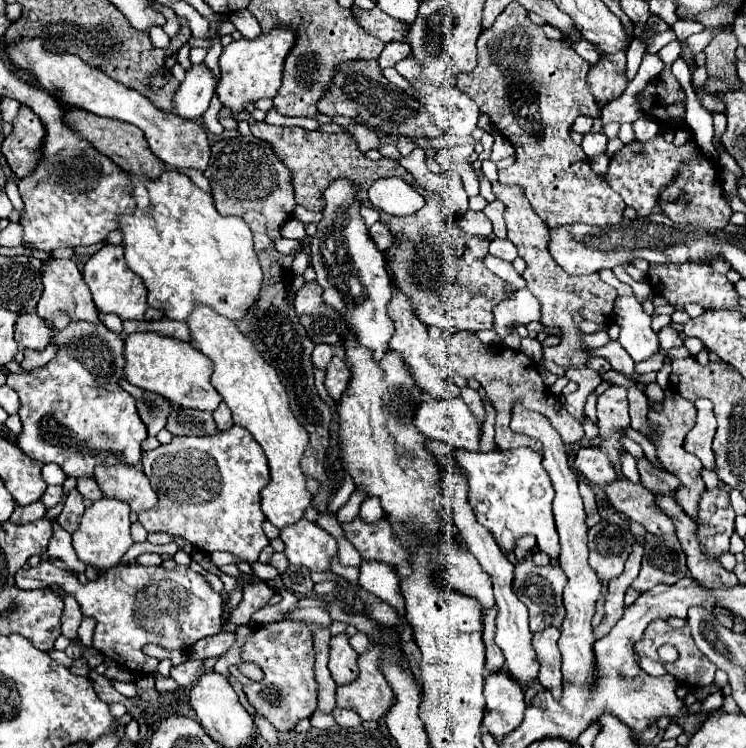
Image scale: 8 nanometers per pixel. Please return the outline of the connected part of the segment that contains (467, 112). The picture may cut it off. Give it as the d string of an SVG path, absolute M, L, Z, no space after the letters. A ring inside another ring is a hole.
M414 54L406 56L404 60L394 64L396 72L400 72L412 86L412 90L416 90L420 102L424 104L424 108L428 110L432 122L436 126L440 126L442 132L446 134L456 134L456 136L470 136L476 130L476 122L480 116L478 106L472 102L472 98L468 98L468 94L456 90L456 88L448 88L448 86L440 86L440 84L432 84L432 82L420 82L420 64L416 62Z

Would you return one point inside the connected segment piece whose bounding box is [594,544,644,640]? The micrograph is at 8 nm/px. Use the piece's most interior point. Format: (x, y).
(614, 600)

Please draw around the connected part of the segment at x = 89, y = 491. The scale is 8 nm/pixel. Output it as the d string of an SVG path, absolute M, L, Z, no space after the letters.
M78 478L78 480L76 480L76 488L78 488L78 492L80 492L84 498L100 500L100 496L104 496L104 494L98 490L98 486L96 486L96 482L94 482L92 478Z

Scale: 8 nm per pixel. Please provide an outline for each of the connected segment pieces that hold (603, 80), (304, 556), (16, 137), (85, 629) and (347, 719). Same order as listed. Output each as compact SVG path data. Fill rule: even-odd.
M626 52L600 54L600 60L588 72L588 86L596 102L618 98L626 88Z
M300 520L294 526L286 526L282 530L280 538L286 544L284 554L286 554L290 564L306 566L310 570L328 570L330 568L330 558L336 554L336 540L326 530L322 530L320 526L316 526L316 524L308 522L308 520Z
M20 106L14 130L2 142L2 154L18 178L28 176L40 160L40 144L44 142L44 126L28 108Z
M82 618L82 624L78 628L78 638L80 642L90 648L92 646L92 634L94 634L94 628L96 628L96 622L92 618Z
M332 712L332 716L334 716L336 724L342 726L342 728L348 728L348 726L360 726L360 724L362 724L360 716L354 714L354 712Z

